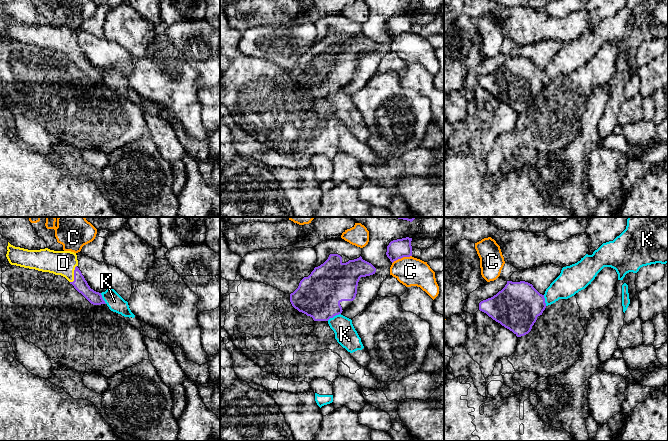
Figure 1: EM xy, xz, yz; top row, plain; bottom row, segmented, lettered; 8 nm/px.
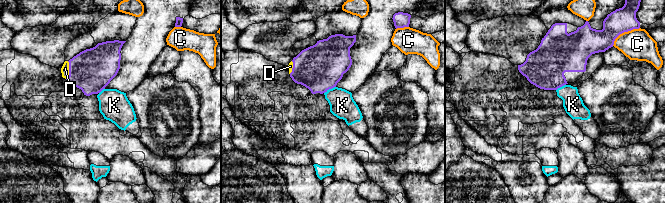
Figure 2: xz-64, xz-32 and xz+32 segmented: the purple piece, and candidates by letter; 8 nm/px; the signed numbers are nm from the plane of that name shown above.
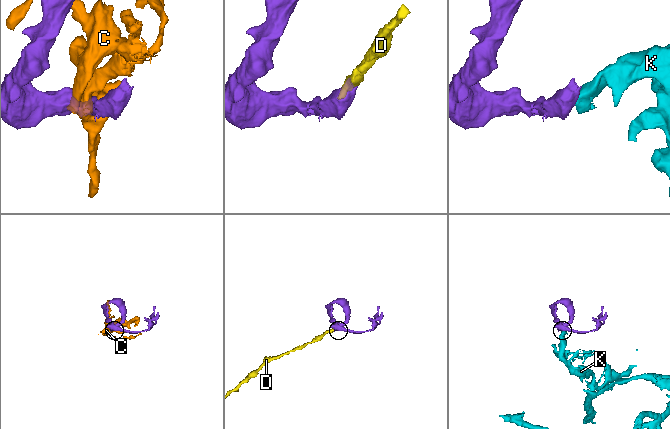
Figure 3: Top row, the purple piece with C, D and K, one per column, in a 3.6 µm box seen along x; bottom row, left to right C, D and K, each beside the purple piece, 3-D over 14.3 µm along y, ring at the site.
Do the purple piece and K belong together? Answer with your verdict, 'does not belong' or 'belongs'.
does not belong

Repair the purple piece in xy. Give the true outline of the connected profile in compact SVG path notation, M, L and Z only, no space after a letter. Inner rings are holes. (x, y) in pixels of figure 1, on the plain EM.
M8 18L6 33L11 41L49 48L65 53L91 80L106 80L101 69L90 64L79 46L77 31L71 27L54 27L48 24L28 26Z

